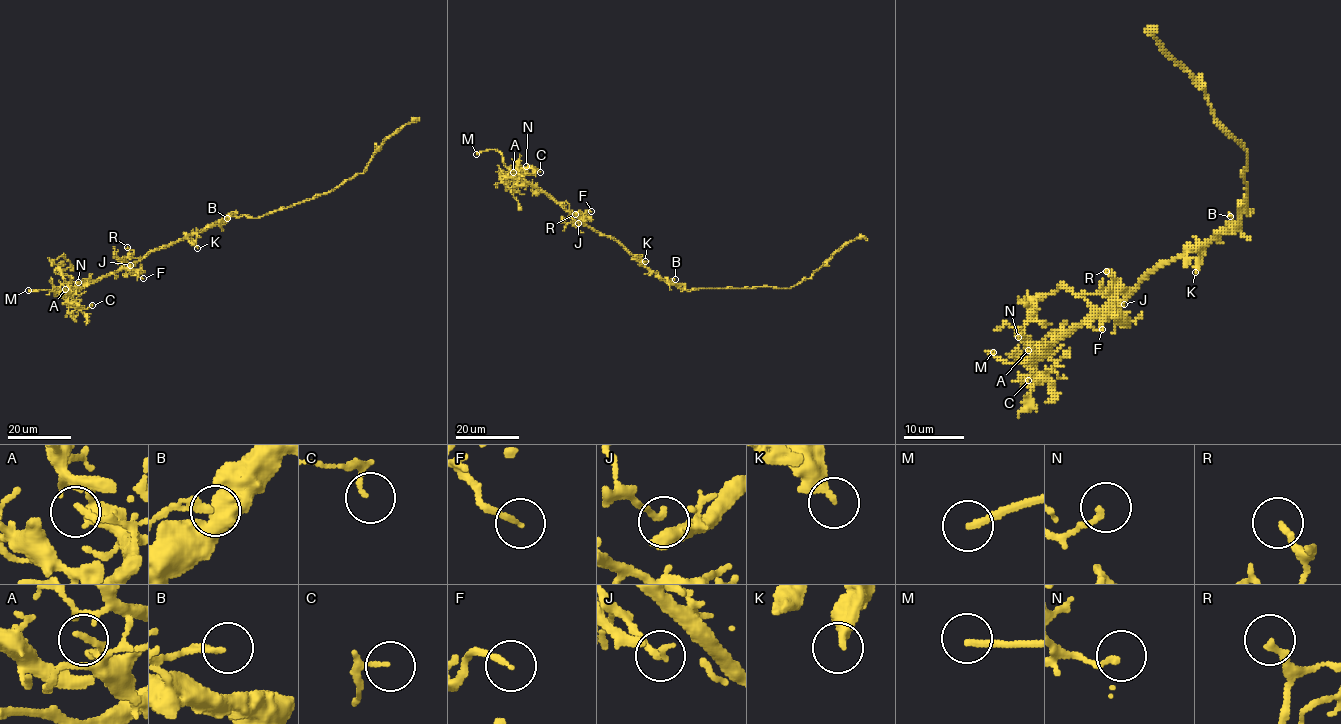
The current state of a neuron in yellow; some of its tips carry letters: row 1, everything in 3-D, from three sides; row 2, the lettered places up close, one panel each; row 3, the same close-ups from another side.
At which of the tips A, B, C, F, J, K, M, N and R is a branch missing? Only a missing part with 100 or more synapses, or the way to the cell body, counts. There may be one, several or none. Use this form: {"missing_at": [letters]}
{"missing_at": ["M"]}

